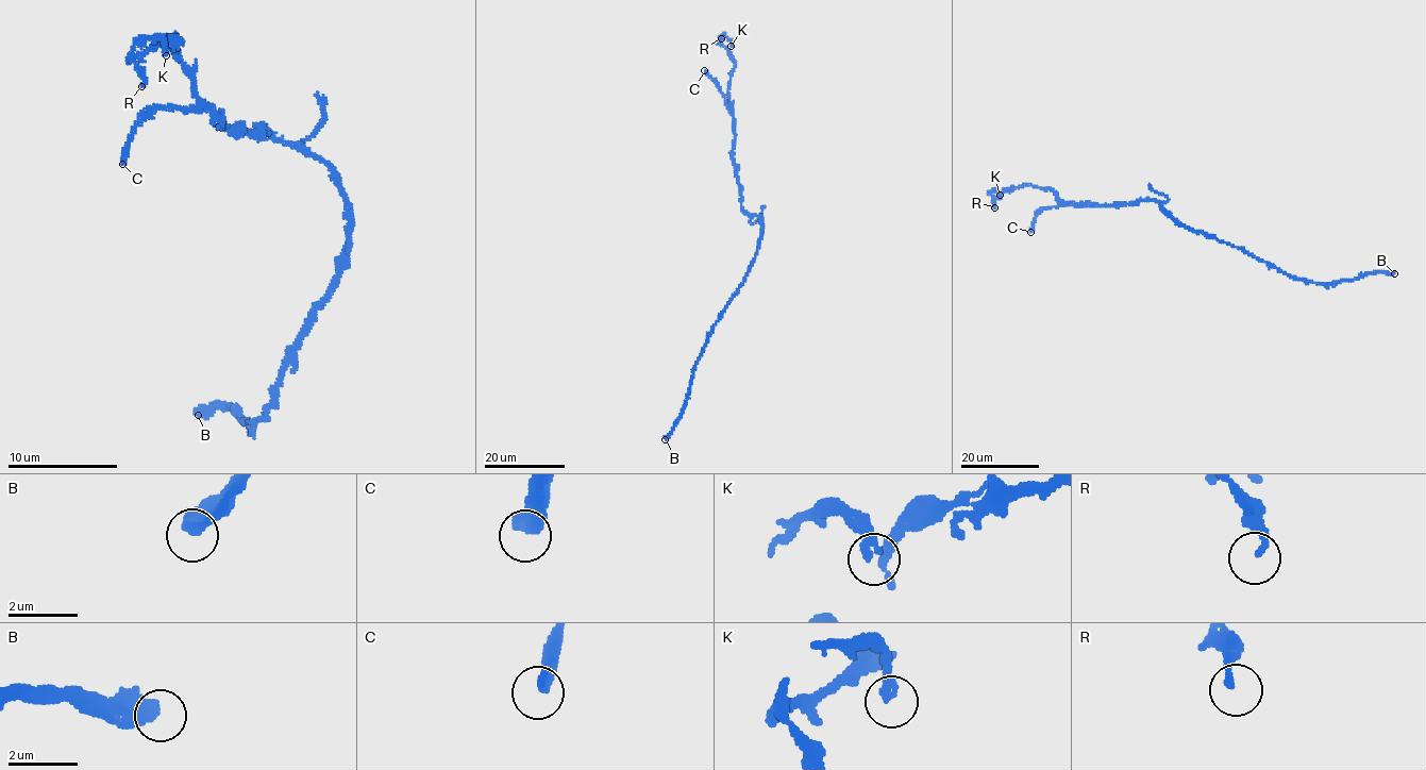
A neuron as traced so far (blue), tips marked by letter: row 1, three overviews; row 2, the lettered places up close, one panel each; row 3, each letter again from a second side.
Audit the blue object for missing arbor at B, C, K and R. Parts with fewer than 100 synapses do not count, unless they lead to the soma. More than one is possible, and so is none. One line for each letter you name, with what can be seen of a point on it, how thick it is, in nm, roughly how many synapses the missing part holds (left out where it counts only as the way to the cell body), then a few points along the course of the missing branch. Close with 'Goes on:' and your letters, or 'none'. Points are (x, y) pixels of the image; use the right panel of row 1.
Goes on: none

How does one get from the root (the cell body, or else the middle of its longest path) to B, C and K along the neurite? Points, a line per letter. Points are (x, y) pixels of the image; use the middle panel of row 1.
B: (762, 231), (757, 254), (743, 282), (708, 335), (694, 366), (682, 416), (665, 439)
C: (762, 231), (761, 220), (741, 207), (741, 187), (733, 157), (733, 111), (721, 89), (704, 70)
K: (762, 231), (761, 220), (741, 207), (733, 157), (728, 88), (735, 61), (719, 37), (726, 36), (731, 46)

